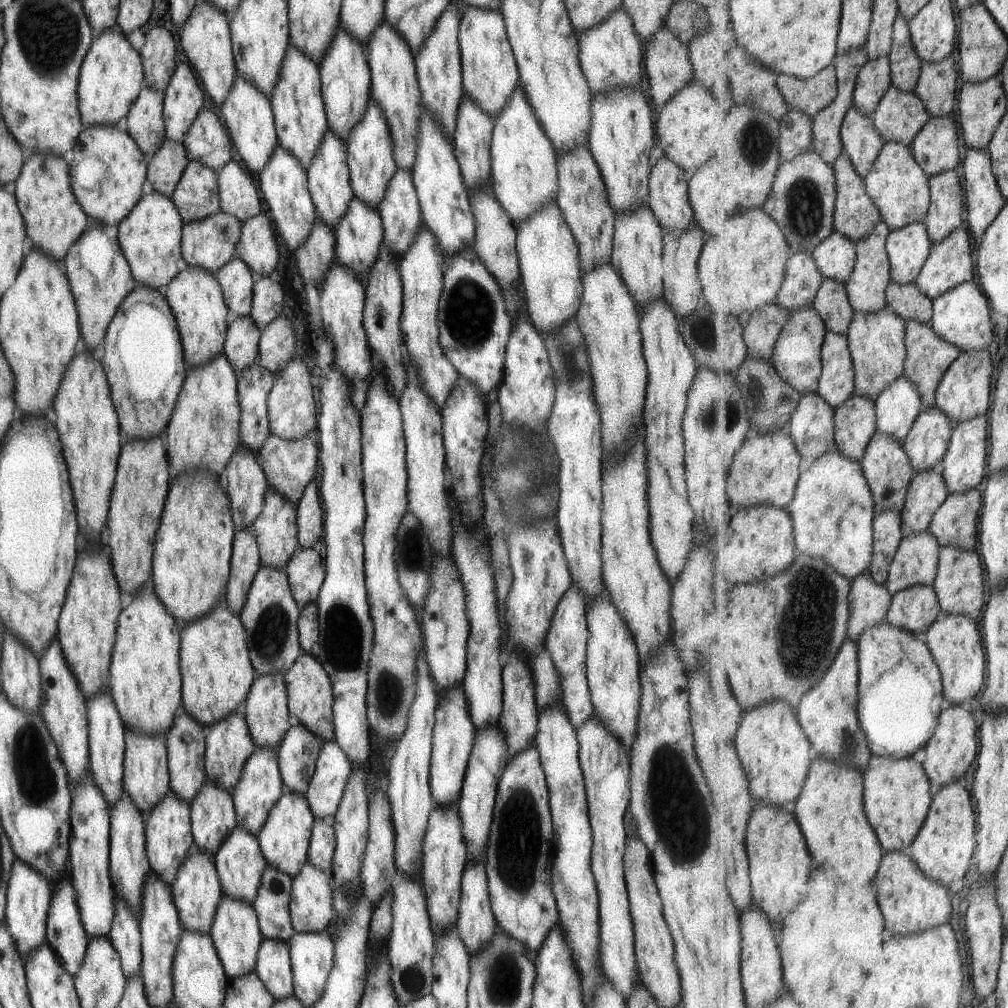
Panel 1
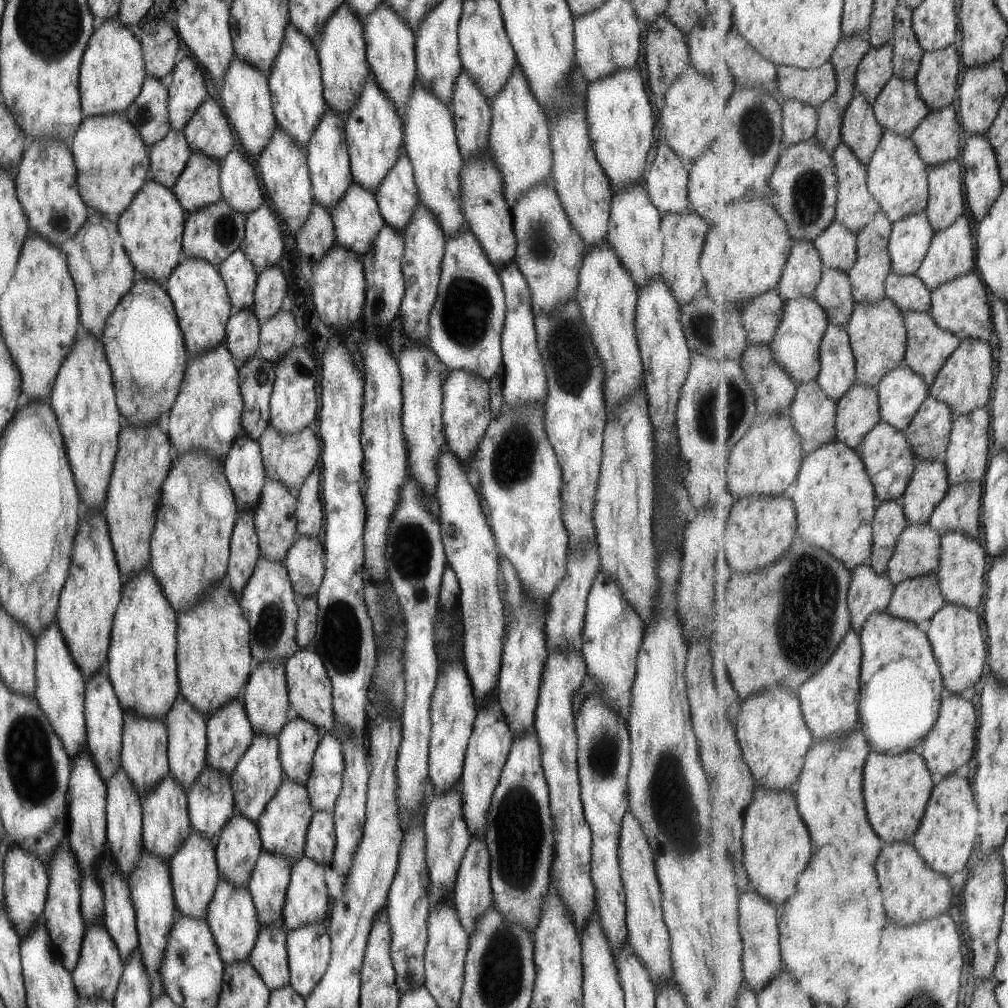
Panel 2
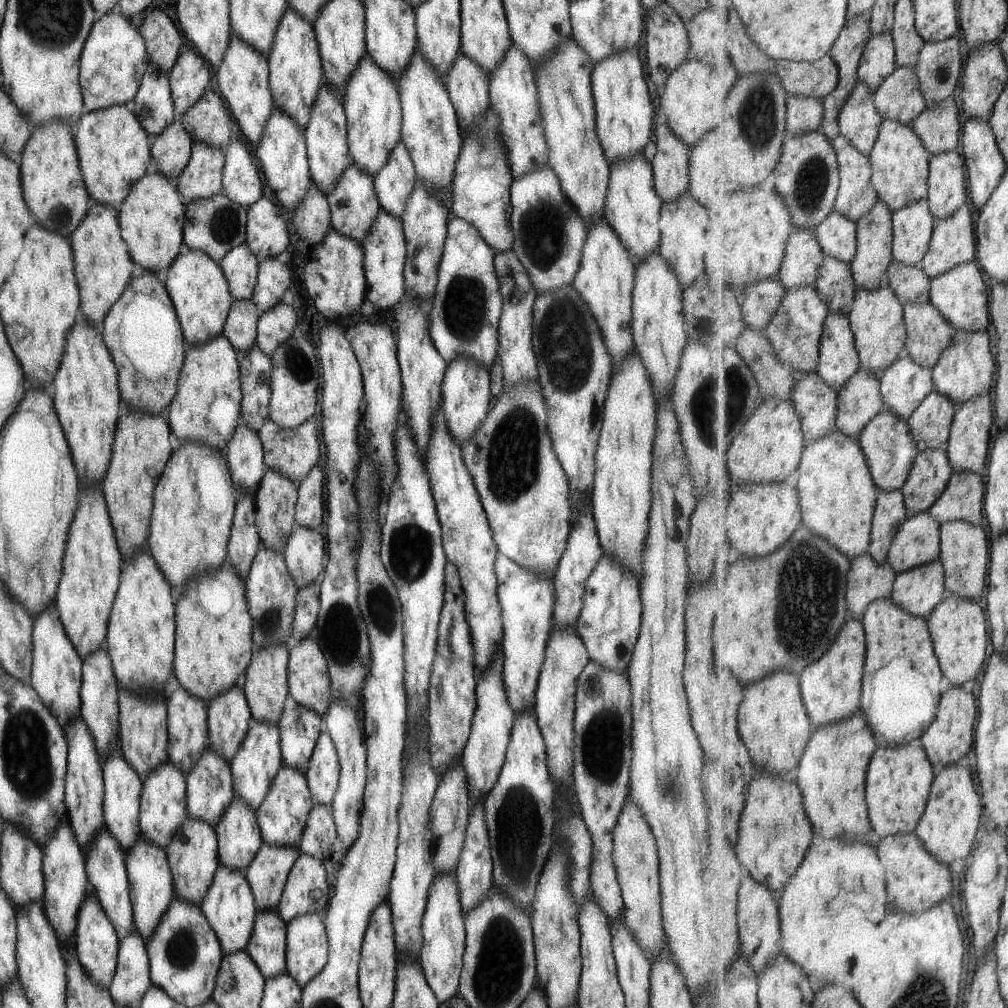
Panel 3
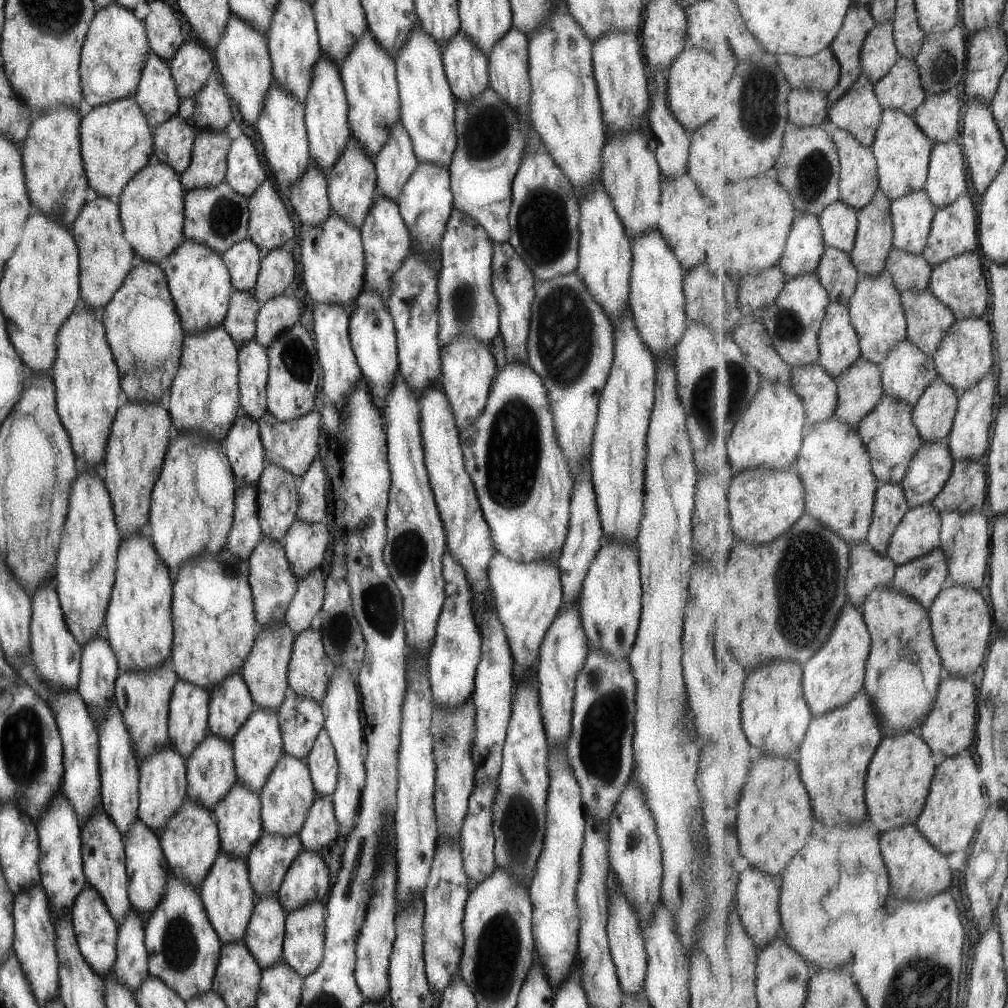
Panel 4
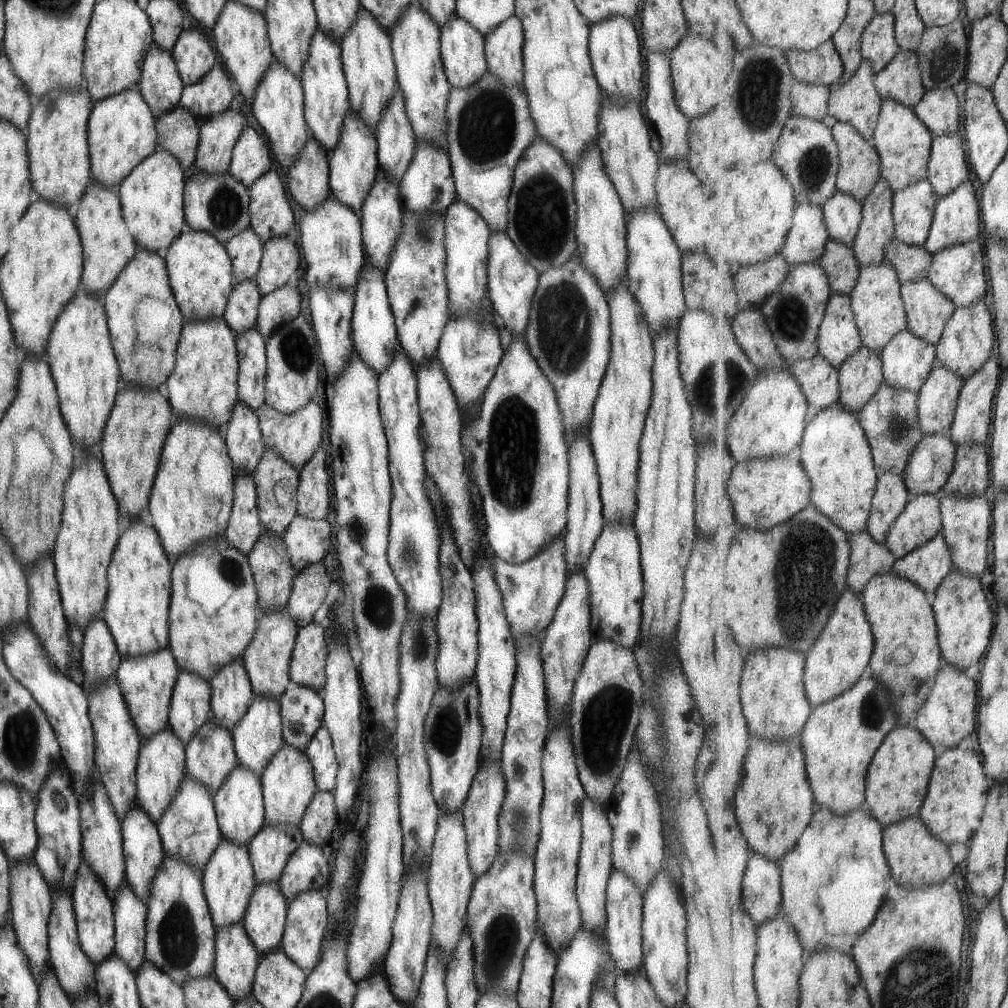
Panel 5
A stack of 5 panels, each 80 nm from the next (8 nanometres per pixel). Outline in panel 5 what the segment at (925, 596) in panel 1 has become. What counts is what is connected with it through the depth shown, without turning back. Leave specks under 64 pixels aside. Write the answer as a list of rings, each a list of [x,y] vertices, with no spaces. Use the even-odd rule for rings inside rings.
[[[941,532],[926,546],[897,559],[893,572],[917,585],[932,598],[953,570],[951,552]]]

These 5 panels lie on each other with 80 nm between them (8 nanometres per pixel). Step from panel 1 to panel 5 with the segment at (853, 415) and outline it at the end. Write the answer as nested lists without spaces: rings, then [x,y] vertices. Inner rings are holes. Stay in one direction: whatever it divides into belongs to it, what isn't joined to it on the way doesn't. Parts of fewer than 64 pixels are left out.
[[[863,346],[840,367],[840,402],[845,411],[857,416],[884,386],[880,356]]]

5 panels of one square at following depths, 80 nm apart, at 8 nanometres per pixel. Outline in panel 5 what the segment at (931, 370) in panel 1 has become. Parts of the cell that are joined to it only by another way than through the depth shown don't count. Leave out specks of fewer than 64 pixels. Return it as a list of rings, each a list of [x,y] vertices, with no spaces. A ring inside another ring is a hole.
[[[928,278],[902,286],[908,330],[929,345],[937,346],[955,313],[955,303]]]

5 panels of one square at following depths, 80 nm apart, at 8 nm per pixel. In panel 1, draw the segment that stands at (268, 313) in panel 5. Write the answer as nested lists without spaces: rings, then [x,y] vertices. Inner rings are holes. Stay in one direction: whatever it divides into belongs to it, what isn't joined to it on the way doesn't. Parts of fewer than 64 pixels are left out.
[[[285,316],[271,320],[260,332],[257,363],[277,375],[289,360],[295,358],[294,344],[291,322]]]

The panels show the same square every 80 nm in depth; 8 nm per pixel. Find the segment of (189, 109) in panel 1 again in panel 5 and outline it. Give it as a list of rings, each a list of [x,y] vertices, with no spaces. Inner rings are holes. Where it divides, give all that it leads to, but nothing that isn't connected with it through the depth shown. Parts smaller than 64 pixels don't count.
[[[182,30],[169,52],[184,86],[199,82],[215,65],[215,52],[203,31]]]

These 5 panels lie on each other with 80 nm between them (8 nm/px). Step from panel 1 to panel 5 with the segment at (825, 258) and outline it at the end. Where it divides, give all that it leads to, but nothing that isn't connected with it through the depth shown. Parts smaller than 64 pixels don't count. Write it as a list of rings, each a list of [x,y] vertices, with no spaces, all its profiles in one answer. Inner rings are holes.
[[[838,190],[838,194],[835,194],[834,198],[831,198],[825,206],[822,208],[825,216],[825,223],[828,229],[830,241],[836,241],[845,245],[853,246],[854,241],[858,236],[860,225],[864,215],[862,208],[863,202],[859,203],[854,200],[852,195],[848,193],[841,193]]]

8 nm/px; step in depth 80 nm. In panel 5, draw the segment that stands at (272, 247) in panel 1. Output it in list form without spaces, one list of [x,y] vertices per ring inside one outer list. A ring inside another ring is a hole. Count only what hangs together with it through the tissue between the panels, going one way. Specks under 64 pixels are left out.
[[[273,168],[253,180],[248,192],[248,226],[259,236],[261,243],[271,236],[283,236],[292,232],[293,212],[283,184]]]

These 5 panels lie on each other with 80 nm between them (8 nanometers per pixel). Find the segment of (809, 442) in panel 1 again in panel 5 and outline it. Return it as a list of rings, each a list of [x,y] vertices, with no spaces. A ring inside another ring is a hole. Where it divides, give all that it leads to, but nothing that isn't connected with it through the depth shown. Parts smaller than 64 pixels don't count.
[[[821,354],[813,359],[790,364],[790,368],[796,382],[799,382],[802,392],[806,395],[809,407],[813,407],[819,412],[840,402],[839,369],[832,368]]]

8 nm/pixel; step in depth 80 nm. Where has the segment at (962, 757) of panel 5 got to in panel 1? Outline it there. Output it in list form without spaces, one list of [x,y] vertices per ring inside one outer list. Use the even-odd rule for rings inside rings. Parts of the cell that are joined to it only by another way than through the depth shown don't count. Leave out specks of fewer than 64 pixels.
[[[963,780],[943,786],[938,794],[933,795],[930,814],[908,852],[923,870],[923,874],[927,874],[927,878],[948,887],[969,872],[978,841],[978,820],[973,812],[971,796],[963,788]]]

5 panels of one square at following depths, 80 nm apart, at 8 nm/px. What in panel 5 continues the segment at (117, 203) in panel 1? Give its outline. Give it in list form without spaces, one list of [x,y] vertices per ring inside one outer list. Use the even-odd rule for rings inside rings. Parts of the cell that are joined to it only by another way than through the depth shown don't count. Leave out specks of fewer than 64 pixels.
[[[138,84],[95,102],[87,118],[87,146],[91,179],[117,189],[121,180],[153,150],[157,149],[155,116],[140,98]]]

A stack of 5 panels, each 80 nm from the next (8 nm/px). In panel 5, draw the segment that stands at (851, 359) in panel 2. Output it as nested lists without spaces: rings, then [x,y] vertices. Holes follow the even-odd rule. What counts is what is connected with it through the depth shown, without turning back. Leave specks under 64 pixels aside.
[[[833,294],[826,309],[819,334],[820,354],[831,364],[840,367],[863,348],[850,296]]]

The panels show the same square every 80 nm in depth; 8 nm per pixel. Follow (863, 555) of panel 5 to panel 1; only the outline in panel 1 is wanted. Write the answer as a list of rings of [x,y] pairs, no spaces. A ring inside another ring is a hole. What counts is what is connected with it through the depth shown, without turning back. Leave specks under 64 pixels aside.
[[[870,574],[852,581],[850,593],[850,625],[848,638],[859,643],[863,632],[886,621],[893,594],[887,584],[877,584]]]

